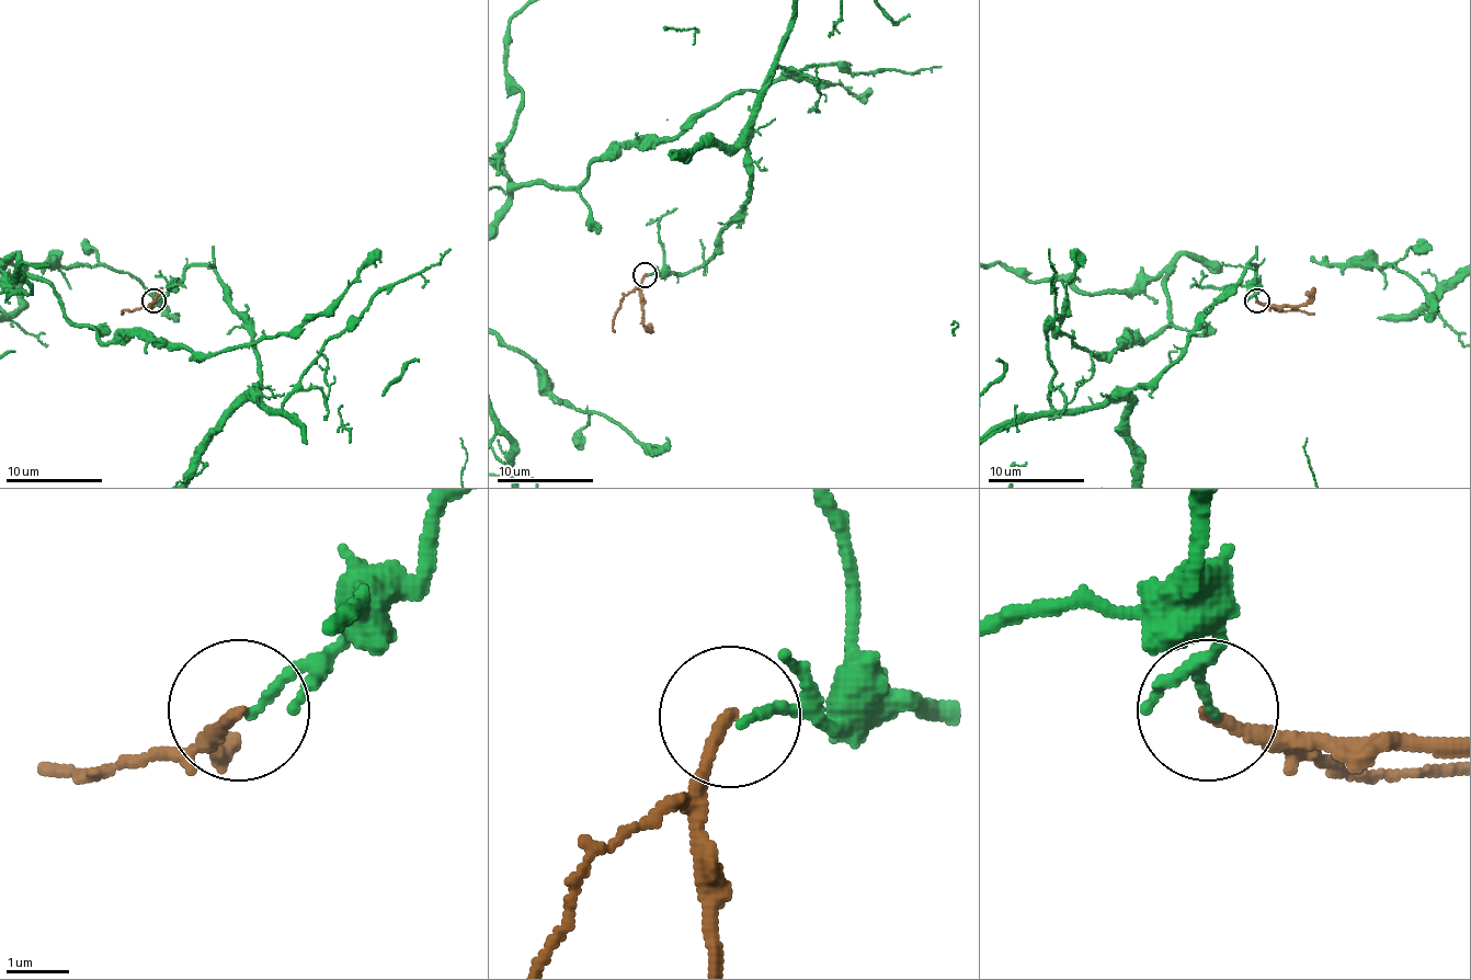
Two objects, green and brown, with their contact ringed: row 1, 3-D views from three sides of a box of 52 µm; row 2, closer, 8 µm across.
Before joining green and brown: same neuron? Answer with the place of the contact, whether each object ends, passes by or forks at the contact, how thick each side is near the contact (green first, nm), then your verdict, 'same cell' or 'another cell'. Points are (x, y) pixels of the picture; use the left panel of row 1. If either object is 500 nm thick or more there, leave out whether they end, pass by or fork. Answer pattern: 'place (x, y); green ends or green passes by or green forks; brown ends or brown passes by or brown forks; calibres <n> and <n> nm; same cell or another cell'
place (154, 300); green ends; brown ends; calibres 120 and 190 nm; another cell

